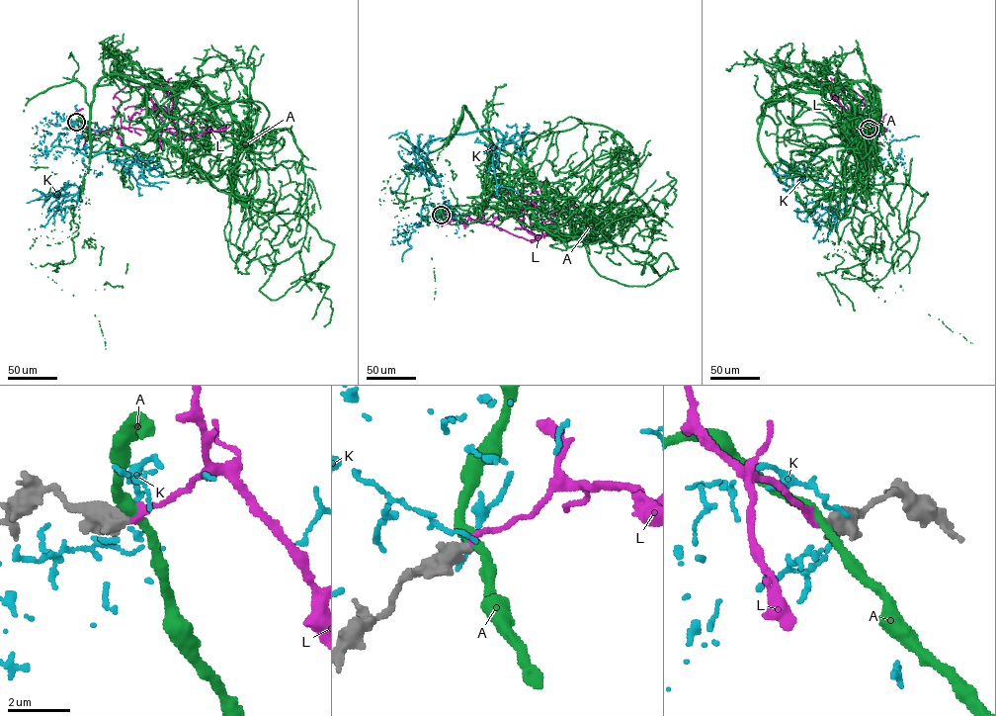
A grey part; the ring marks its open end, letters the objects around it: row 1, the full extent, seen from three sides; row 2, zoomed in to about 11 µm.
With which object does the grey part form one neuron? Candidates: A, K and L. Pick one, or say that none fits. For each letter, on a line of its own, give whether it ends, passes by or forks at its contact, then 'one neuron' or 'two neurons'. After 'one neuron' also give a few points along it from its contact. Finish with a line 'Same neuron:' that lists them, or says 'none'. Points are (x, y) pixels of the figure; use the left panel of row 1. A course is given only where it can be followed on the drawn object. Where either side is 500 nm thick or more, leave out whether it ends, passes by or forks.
A: it passes by | two neurons
K: two neurons
L: it ends | one neuron | via (76, 122), (103, 133), (132, 128), (176, 135), (179, 131), (160, 106), (168, 111), (173, 99), (158, 77)
Same neuron: L

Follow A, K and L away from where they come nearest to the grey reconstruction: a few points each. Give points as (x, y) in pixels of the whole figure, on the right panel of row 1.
A: (869, 129), (841, 126), (928, 194), (909, 261), (911, 231), (872, 287), (824, 274), (855, 311)
K: (869, 129), (858, 143), (827, 146), (789, 170), (780, 158), (800, 176), (845, 190)
L: (869, 129), (879, 135), (868, 136), (873, 129), (885, 131), (869, 106), (845, 112), (832, 93), (834, 79)

